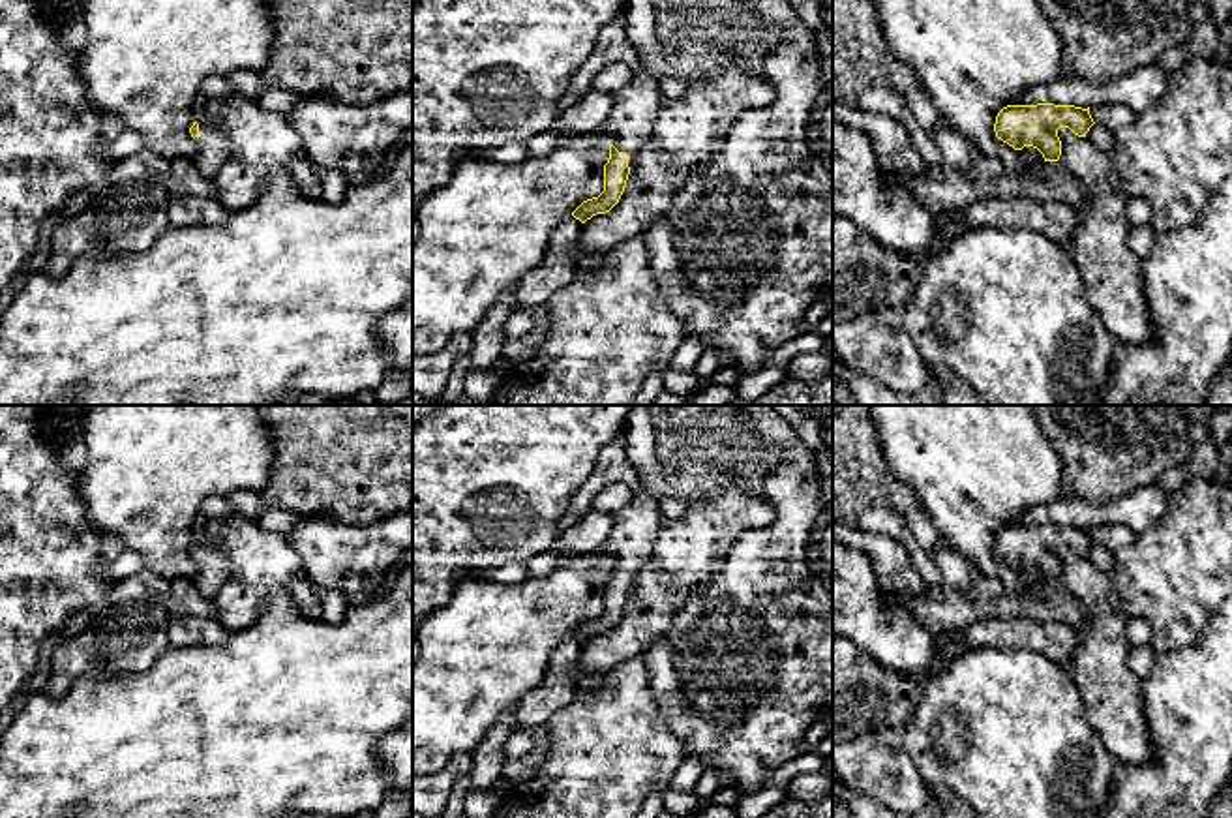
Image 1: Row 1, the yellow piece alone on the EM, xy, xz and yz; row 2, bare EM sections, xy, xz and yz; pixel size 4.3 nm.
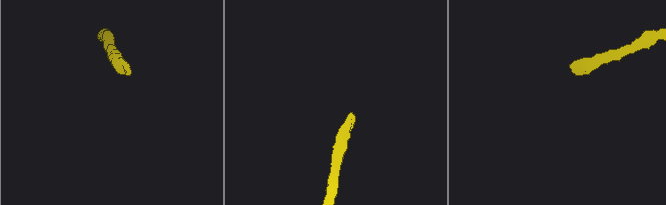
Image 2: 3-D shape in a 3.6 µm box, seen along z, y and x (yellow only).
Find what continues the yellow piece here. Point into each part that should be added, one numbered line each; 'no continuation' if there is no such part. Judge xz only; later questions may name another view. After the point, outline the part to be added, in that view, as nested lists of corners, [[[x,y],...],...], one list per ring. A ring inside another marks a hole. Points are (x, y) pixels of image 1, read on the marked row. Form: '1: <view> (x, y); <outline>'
1: xz (636, 107); [[[641,56],[632,69],[634,79],[615,94],[613,109],[602,126],[602,131],[613,139],[611,144],[628,156],[647,143],[664,101],[662,90]]]

